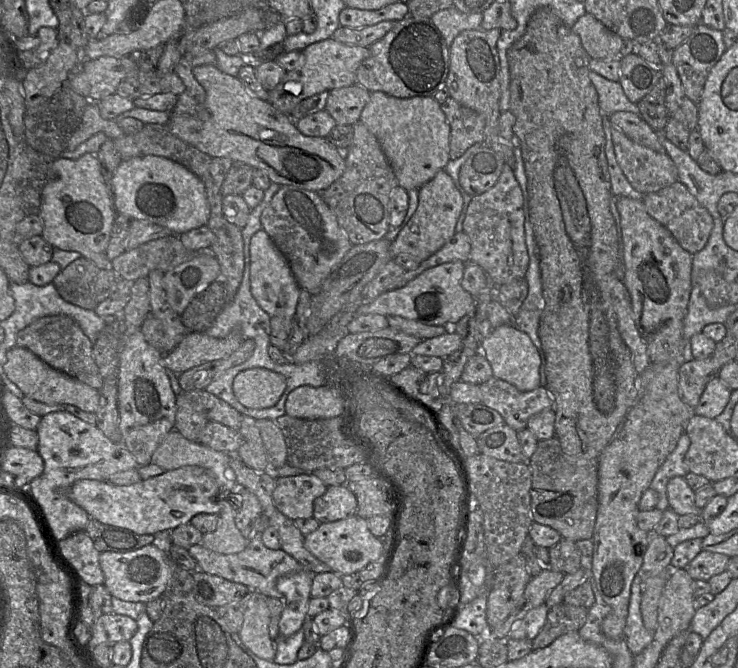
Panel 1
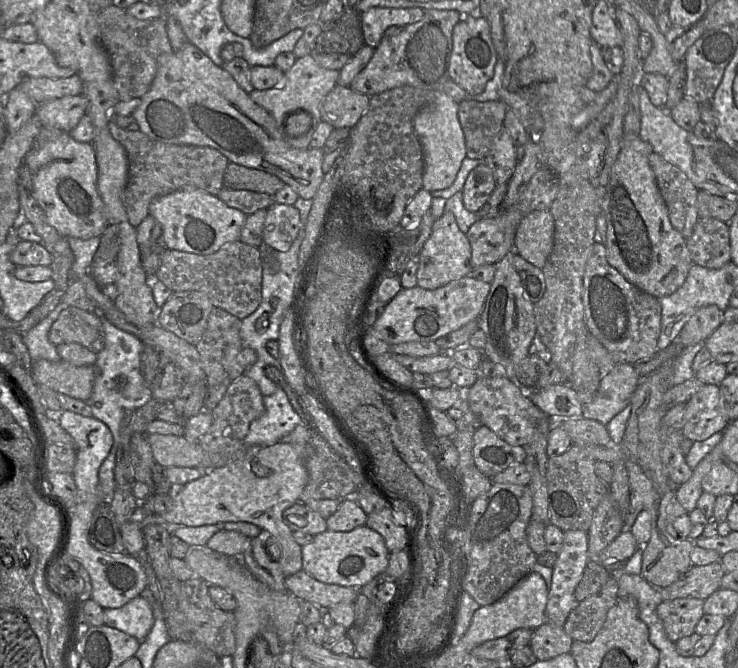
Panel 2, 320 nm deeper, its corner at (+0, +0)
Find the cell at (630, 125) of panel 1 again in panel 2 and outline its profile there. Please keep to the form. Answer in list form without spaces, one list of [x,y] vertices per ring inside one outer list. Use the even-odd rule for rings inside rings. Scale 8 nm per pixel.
[[[652,152],[648,160],[667,206],[672,226],[684,238],[690,237],[699,220],[697,206],[699,190],[685,173],[659,154]]]

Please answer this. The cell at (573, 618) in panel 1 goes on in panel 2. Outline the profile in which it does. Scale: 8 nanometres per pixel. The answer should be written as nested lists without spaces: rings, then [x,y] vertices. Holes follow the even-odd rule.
[[[612,575],[597,593],[578,603],[569,613],[563,629],[574,641],[591,642],[618,598],[618,578]]]

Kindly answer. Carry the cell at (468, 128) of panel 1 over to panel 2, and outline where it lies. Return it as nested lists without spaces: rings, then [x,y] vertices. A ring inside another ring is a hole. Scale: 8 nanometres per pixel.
[[[466,98],[459,102],[458,116],[465,136],[466,157],[485,158],[494,137],[503,127],[507,109],[502,100],[479,102]]]

